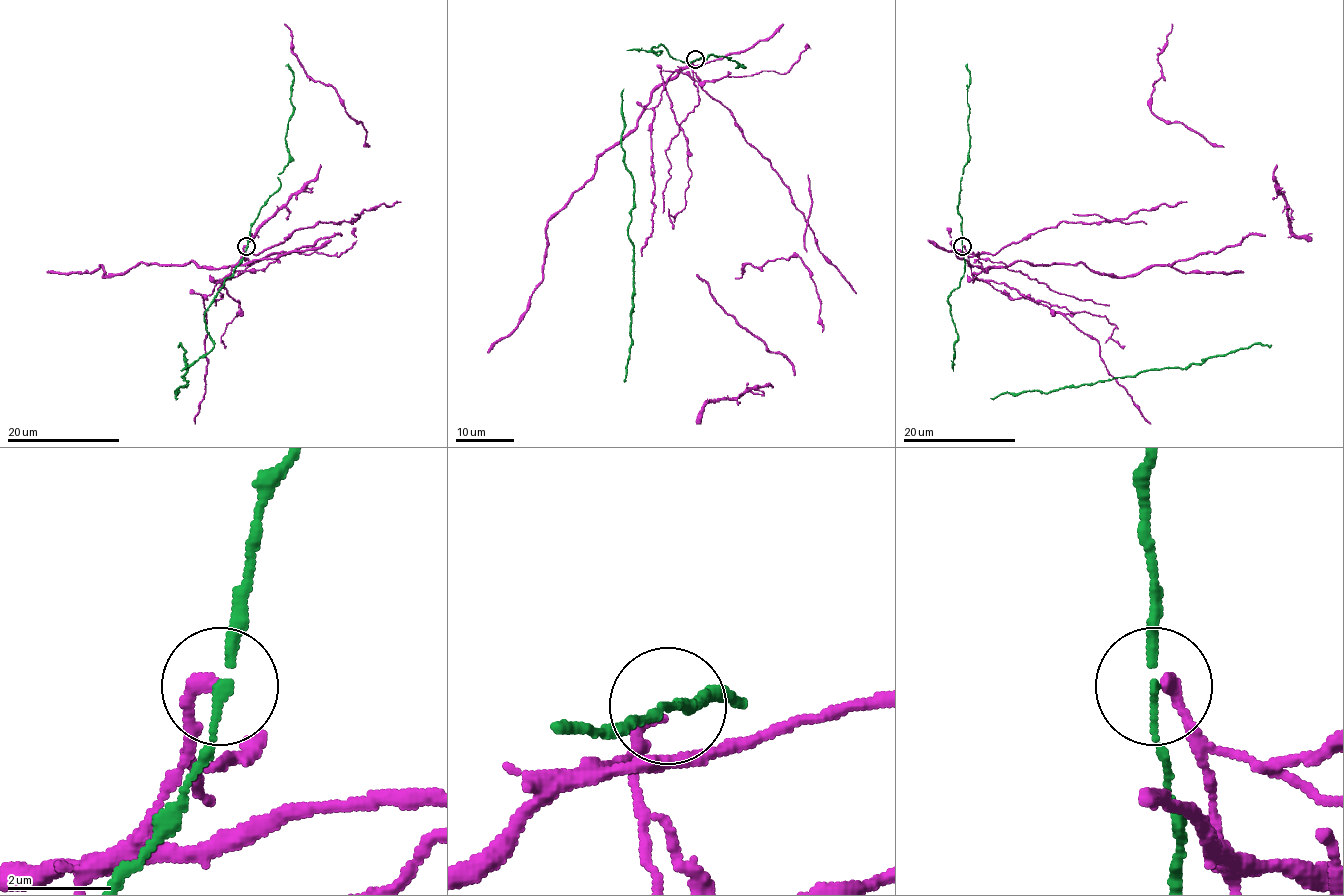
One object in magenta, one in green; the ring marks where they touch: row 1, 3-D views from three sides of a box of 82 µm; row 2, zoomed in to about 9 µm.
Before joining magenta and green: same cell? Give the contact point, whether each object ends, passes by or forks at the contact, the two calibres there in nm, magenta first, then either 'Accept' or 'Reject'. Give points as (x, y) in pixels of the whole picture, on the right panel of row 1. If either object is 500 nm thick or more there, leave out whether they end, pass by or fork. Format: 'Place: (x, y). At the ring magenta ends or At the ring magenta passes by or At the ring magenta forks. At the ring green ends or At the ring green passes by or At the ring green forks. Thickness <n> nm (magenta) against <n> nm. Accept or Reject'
Place: (962, 246). At the ring magenta ends. At the ring green passes by. Thickness 240 nm (magenta) against 140 nm. Reject

